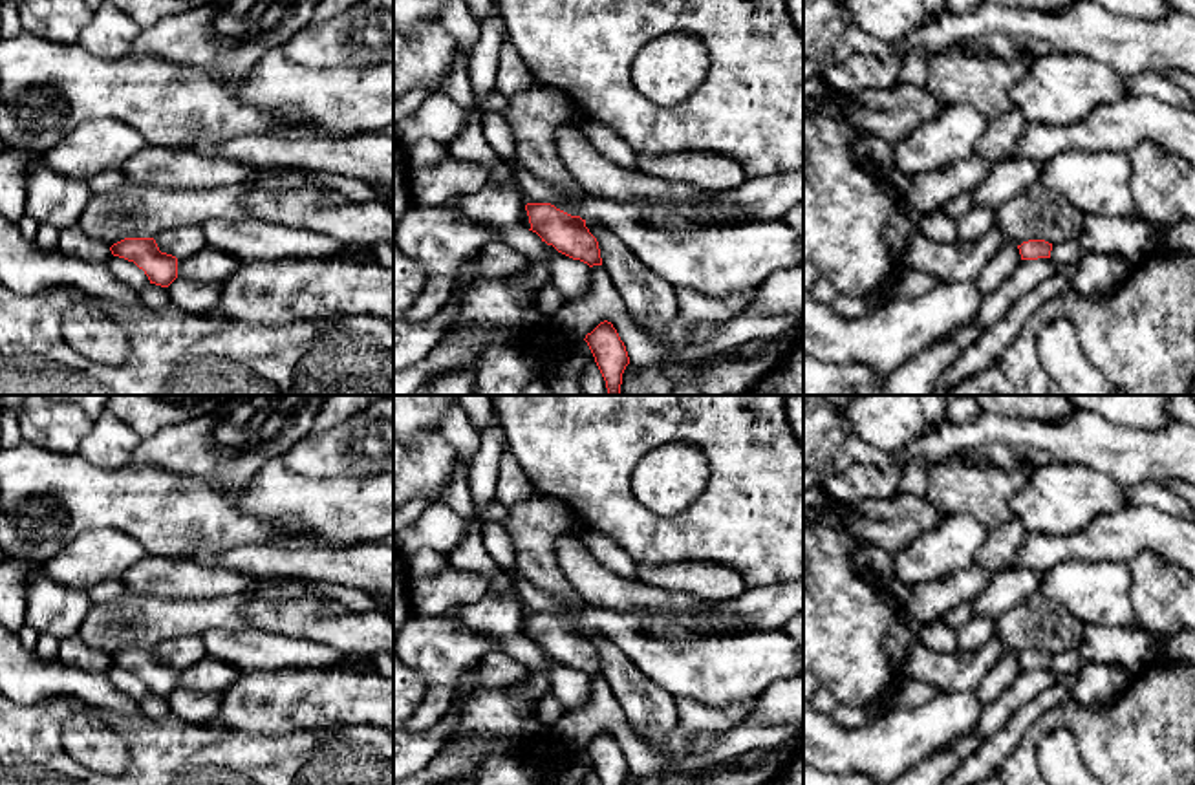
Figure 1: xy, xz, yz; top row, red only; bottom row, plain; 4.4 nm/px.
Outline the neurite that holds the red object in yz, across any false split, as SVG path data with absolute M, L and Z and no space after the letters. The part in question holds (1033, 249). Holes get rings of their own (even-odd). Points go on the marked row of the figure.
M1028 240L1017 245L1021 260L1050 258L1052 243L1045 240Z

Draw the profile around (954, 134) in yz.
M942 106L937 117L920 123L893 143L897 168L913 179L974 156L986 132L986 123L988 119L974 106Z

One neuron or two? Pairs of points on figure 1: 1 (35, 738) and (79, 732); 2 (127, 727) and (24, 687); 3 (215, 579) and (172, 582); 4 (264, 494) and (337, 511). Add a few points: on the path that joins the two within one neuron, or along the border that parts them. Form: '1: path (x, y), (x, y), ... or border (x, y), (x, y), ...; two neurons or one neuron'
1: border (92, 710), (63, 729), (63, 747), (83, 765); two neurons
2: border (139, 712), (108, 720); two neurons
3: path (204, 580), (183, 580); one neuron
4: path (282, 496), (319, 507); one neuron

